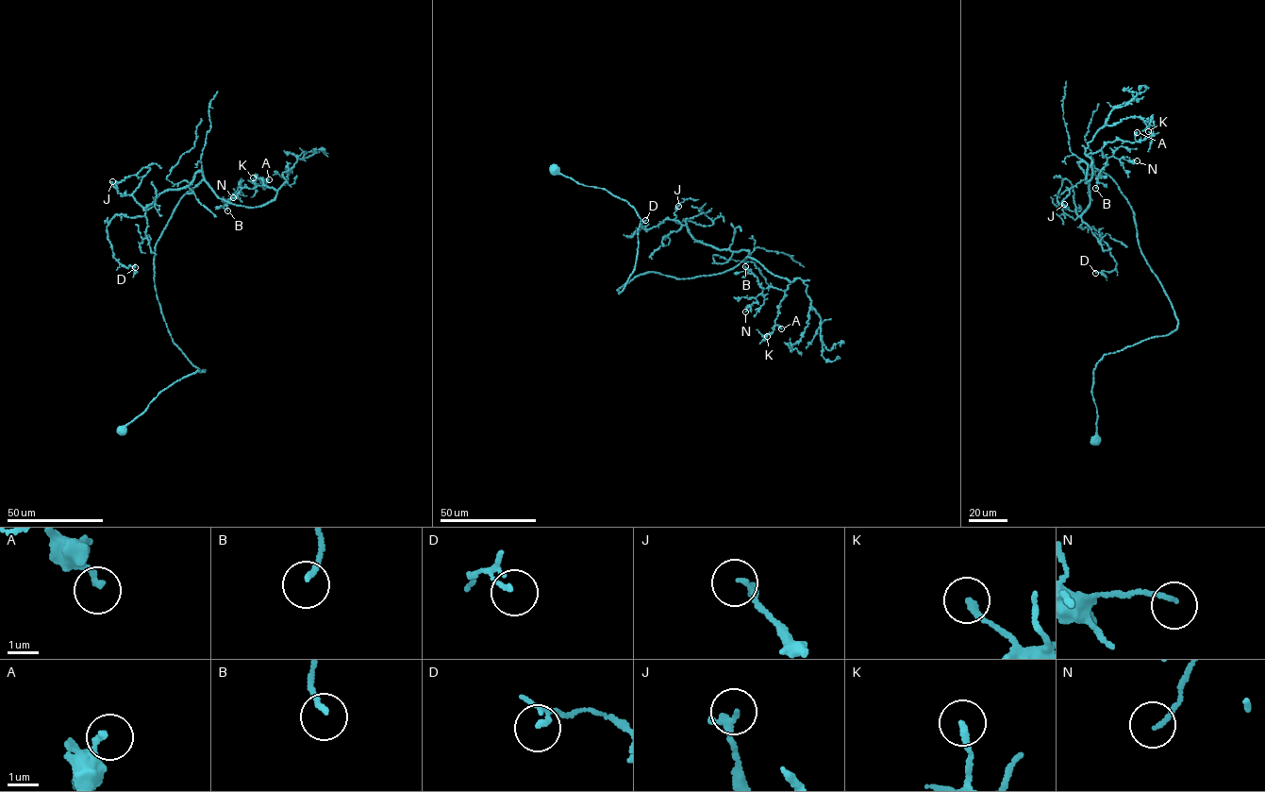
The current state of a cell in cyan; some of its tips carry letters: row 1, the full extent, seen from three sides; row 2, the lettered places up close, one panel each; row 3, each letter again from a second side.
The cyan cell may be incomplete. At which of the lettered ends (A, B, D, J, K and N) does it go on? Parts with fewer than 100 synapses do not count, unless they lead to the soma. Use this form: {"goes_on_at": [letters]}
{"goes_on_at": []}

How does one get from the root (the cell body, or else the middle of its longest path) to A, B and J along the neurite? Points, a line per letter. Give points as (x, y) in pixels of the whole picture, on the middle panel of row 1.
A: (555, 167), (640, 219), (619, 294), (648, 272), (691, 278), (747, 256), (796, 278), (774, 320), (781, 328)
B: (555, 167), (640, 219), (619, 294), (648, 272), (691, 278), (746, 256), (796, 278), (764, 288), (745, 266)
J: (555, 167), (640, 219), (619, 294), (648, 272), (691, 278), (748, 256), (698, 242), (674, 220), (678, 206)

